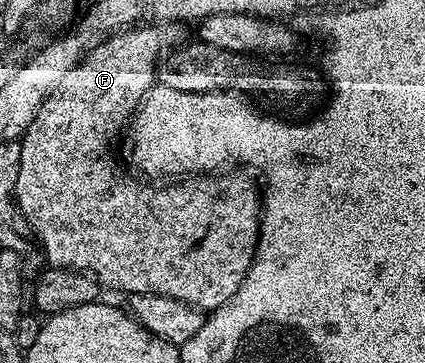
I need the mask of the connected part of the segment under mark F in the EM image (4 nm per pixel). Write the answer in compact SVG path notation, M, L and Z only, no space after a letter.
M136 25L131 29L115 32L108 38L101 40L96 47L85 54L84 58L50 93L48 100L38 109L38 117L26 129L24 138L19 140L20 145L20 172L18 173L18 185L16 186L16 202L20 205L20 212L28 219L28 224L32 226L32 234L38 247L44 250L47 261L53 267L66 267L70 271L82 271L93 276L97 283L105 288L117 287L128 295L138 293L154 293L155 295L165 295L174 297L178 301L184 301L190 306L199 309L204 313L211 313L216 308L221 307L227 299L234 297L238 285L246 277L246 273L256 262L256 243L260 239L260 213L262 210L262 195L248 179L216 179L220 177L188 177L183 181L172 181L169 187L164 185L149 185L139 178L127 179L120 175L116 168L116 163L112 160L112 142L121 138L122 132L127 128L131 118L136 114L136 108L143 100L145 87L148 87L152 75L153 56L157 50L166 45L166 39L159 26L156 25Z

